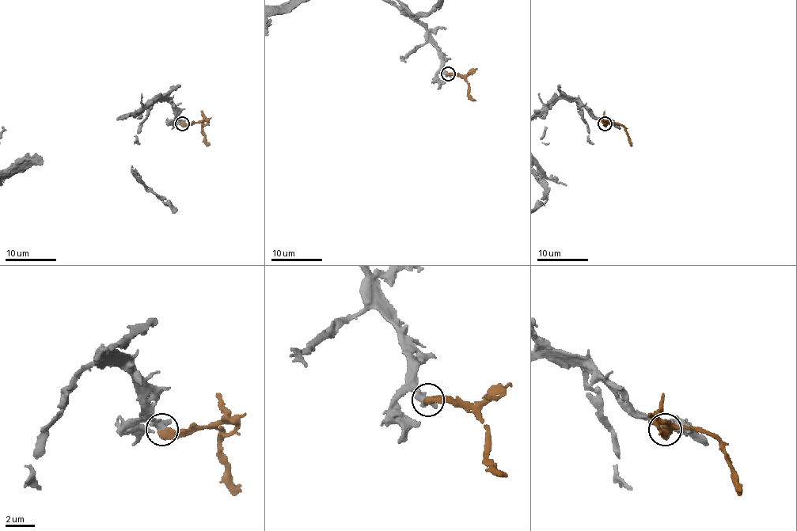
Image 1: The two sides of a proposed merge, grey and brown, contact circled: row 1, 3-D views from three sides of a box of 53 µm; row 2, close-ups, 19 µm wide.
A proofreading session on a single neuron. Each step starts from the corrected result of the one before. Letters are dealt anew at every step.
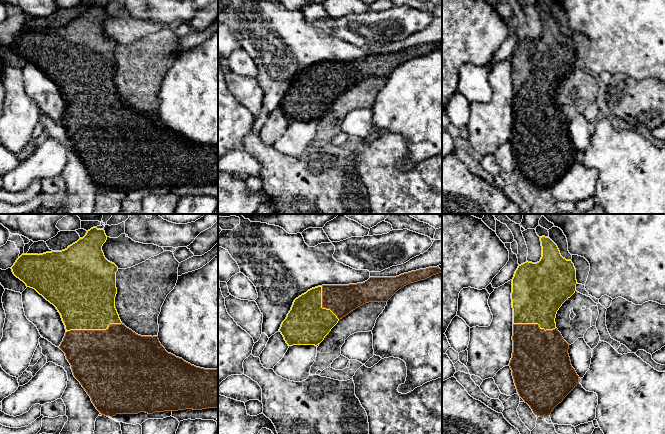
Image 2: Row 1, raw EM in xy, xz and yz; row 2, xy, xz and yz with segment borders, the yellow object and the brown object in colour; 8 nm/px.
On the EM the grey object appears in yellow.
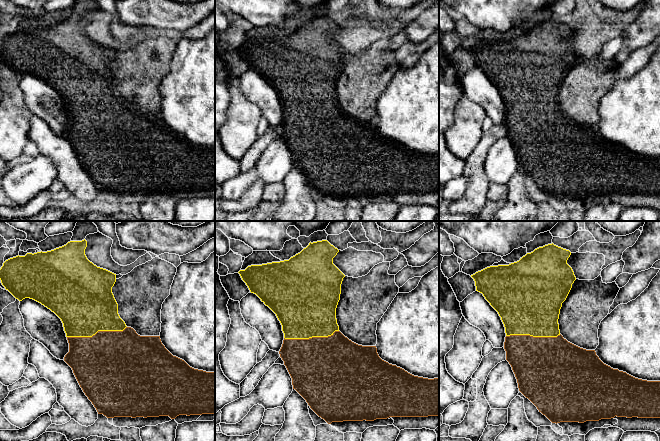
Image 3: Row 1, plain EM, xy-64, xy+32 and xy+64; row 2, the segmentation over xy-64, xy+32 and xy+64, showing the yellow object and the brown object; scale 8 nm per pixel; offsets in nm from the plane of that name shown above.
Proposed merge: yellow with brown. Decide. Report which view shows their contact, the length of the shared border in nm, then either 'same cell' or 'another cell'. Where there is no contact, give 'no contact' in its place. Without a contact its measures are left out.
meets yellow in xy; contact 460 nm long; same cell

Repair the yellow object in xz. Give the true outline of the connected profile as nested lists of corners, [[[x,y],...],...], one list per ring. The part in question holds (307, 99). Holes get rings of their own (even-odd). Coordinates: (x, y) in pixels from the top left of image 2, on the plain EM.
[[[437,43],[349,61],[322,61],[296,74],[279,108],[288,122],[320,120],[340,95],[369,78],[388,78],[404,62],[441,49]]]

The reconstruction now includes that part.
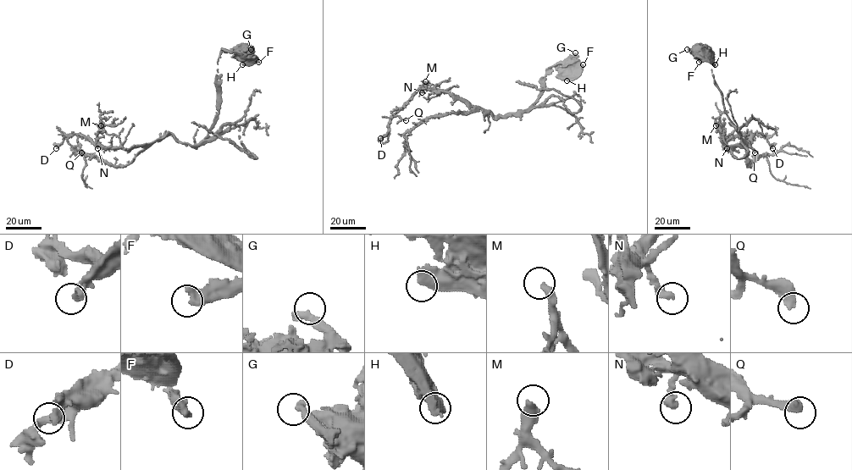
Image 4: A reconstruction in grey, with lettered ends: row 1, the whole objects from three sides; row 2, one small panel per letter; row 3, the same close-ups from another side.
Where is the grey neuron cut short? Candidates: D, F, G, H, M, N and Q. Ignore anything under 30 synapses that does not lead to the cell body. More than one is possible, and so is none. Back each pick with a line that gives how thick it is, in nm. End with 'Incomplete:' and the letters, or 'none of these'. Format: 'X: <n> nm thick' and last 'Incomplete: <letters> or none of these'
D: 360 nm thick
Incomplete: D

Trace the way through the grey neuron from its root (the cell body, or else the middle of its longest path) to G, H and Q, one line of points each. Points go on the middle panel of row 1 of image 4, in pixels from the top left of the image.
G: (571, 65), (574, 65), (575, 52)
H: (571, 65), (573, 73), (567, 80)
Q: (571, 65), (553, 66), (521, 112), (493, 116), (419, 90), (391, 112), (406, 120)

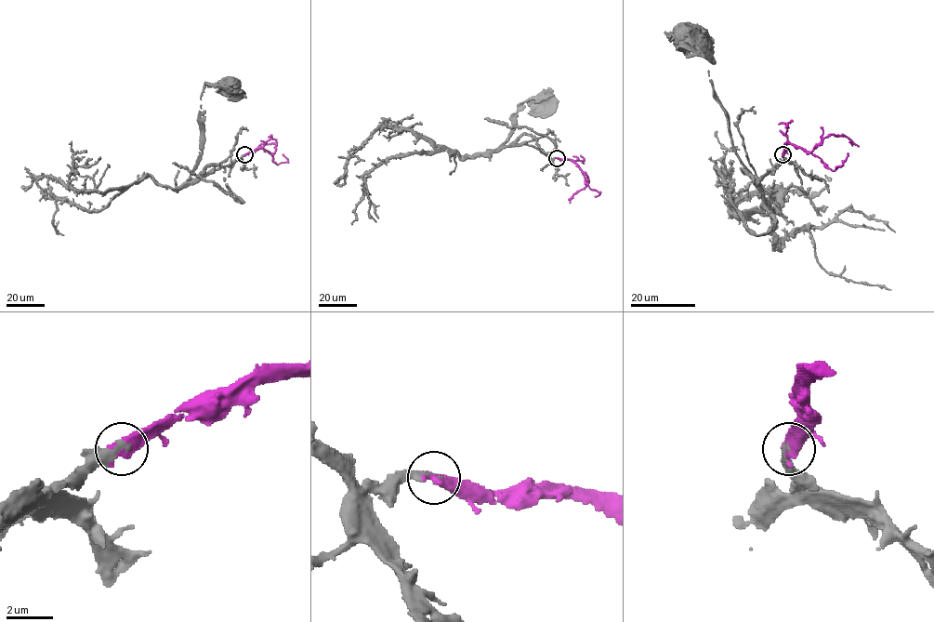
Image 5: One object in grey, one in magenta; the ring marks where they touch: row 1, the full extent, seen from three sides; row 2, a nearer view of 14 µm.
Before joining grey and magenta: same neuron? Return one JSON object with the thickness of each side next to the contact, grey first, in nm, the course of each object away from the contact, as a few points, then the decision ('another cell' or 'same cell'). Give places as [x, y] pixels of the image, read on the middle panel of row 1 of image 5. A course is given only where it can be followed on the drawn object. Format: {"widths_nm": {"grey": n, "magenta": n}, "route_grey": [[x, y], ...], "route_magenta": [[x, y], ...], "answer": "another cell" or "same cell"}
{"widths_nm": {"grey": 400, "magenta": 500}, "route_grey": [[557, 158], [550, 158], [525, 144], [502, 144], [513, 129], [512, 114], [525, 101], [545, 105], [545, 101]], "route_magenta": [[557, 158], [572, 160], [587, 178], [585, 187], [573, 195], [570, 203]], "answer": "same cell"}

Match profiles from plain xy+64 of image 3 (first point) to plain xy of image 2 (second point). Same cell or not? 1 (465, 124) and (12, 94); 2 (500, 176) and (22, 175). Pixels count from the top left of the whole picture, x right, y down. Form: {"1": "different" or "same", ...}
{"1": "same", "2": "same"}

